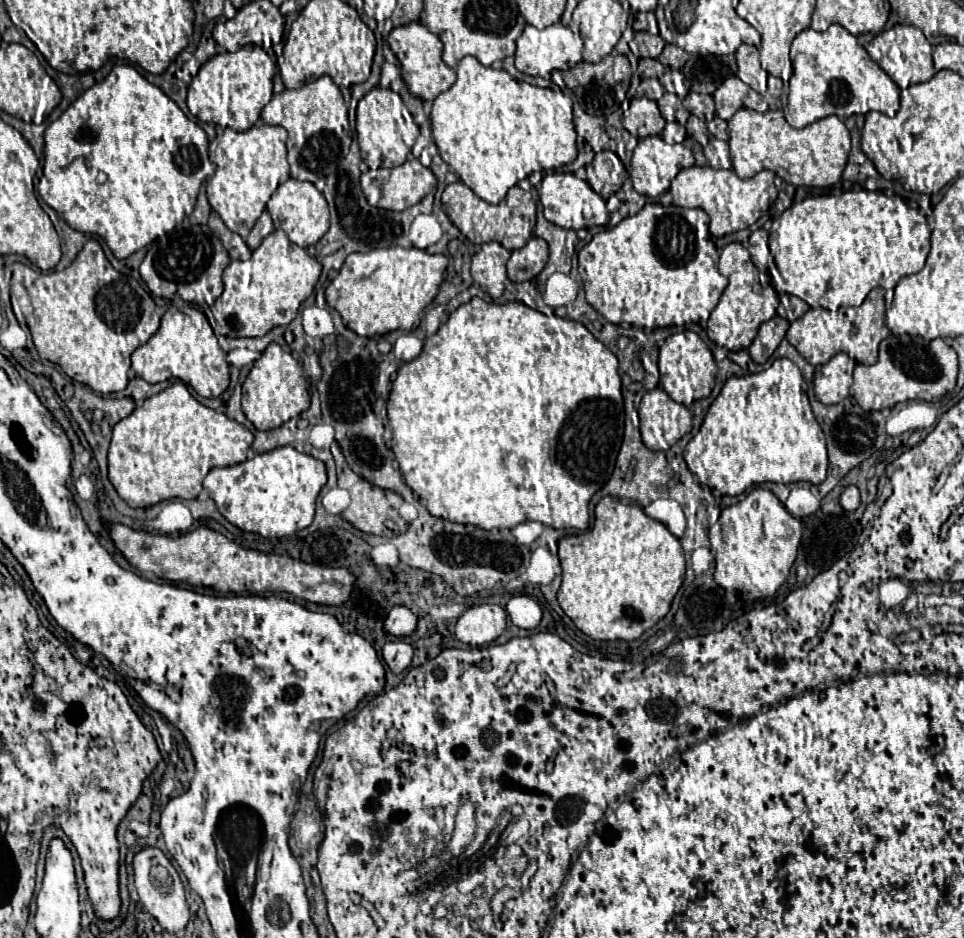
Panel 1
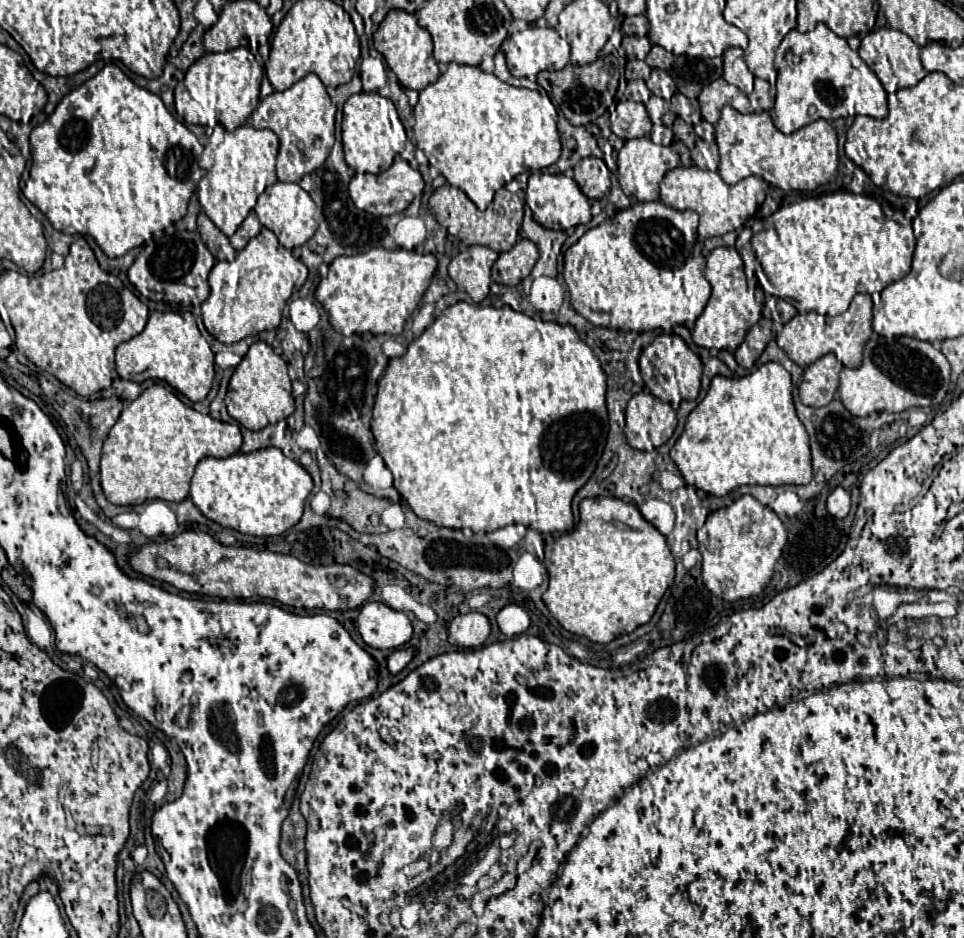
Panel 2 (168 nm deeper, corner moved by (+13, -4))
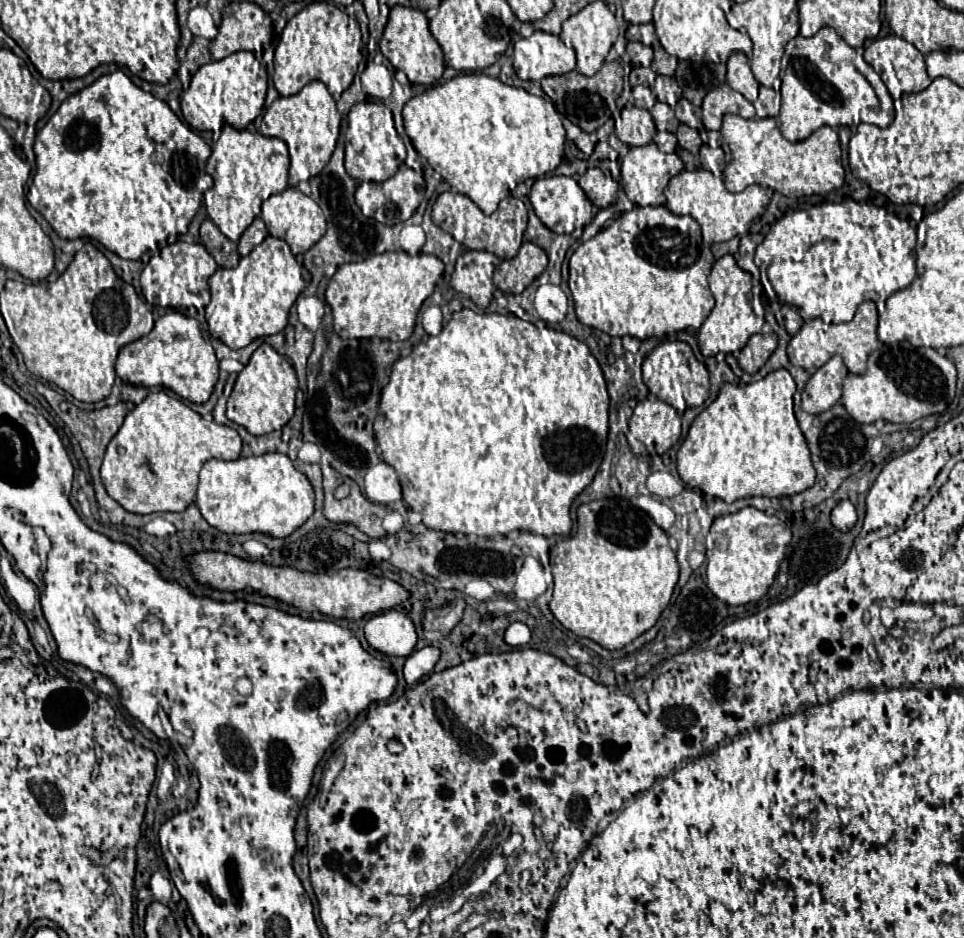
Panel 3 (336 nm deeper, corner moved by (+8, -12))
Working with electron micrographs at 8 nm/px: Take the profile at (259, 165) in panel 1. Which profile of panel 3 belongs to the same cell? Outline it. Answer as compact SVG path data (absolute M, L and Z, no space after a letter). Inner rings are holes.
M227 125L213 145L213 153L205 169L213 177L213 187L205 191L207 213L211 221L221 229L231 241L239 241L241 233L253 223L261 213L261 203L273 193L281 193L289 187L289 153L281 139L263 137L259 133L239 131ZM263 197L263 199L261 199Z

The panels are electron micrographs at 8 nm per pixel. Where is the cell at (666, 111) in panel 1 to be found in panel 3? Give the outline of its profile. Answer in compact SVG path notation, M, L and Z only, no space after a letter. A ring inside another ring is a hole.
M657 102L650 110L650 113L658 131L675 133L680 122L675 117L673 109L669 107L666 103Z

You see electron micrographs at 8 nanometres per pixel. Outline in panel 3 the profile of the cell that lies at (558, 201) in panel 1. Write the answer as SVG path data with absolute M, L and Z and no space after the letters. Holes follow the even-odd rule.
M553 175L553 177L535 179L529 193L529 201L533 205L535 215L555 233L573 233L575 229L585 227L593 219L593 203L587 199L587 195L573 177Z

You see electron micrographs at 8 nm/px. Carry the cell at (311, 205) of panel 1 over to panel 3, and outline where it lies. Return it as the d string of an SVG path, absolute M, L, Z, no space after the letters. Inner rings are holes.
M287 189L287 191L271 195L267 201L263 201L261 219L265 221L267 231L273 237L287 241L293 255L305 253L307 249L311 249L325 233L325 217L323 217L323 211L319 209L319 205L311 197L307 197L295 189Z

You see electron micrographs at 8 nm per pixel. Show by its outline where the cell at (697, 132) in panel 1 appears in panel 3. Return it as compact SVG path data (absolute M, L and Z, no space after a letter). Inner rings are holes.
M680 124L676 131L676 137L678 145L688 151L693 151L697 153L699 147L701 147L701 138L699 136L699 131L692 129L685 124Z

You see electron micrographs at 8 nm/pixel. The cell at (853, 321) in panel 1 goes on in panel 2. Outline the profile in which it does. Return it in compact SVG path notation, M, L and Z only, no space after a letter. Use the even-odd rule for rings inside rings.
M858 293L852 299L848 311L836 317L826 317L818 313L798 313L784 325L776 341L778 347L800 367L808 367L822 355L834 353L842 365L856 369L862 363L862 349L870 339L870 335L872 335L872 297Z

